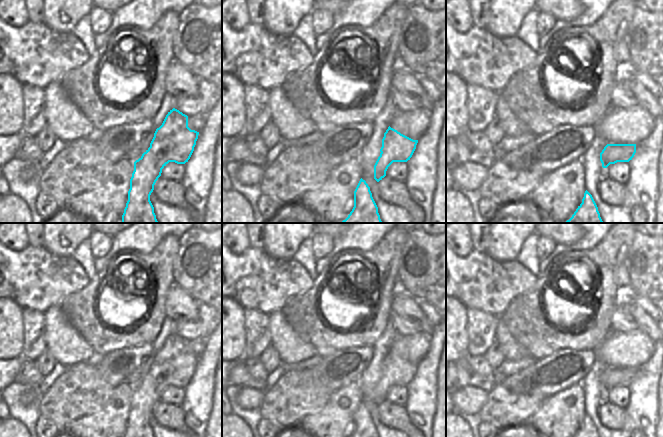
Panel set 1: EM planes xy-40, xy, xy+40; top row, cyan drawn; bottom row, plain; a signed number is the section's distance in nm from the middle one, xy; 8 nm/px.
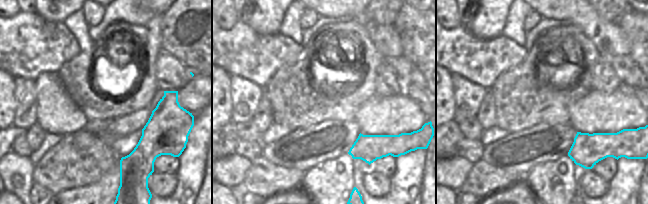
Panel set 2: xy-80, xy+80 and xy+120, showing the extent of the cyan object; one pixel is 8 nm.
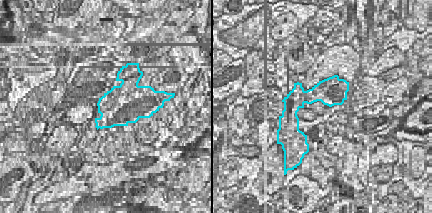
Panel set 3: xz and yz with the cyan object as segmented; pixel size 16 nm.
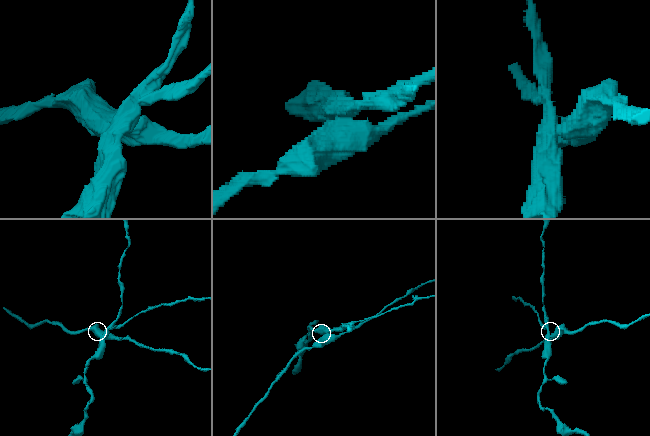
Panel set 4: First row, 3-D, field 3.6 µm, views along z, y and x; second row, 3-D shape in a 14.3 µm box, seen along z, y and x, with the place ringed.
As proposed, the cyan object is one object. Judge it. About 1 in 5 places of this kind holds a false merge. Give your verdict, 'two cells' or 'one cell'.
two cells

